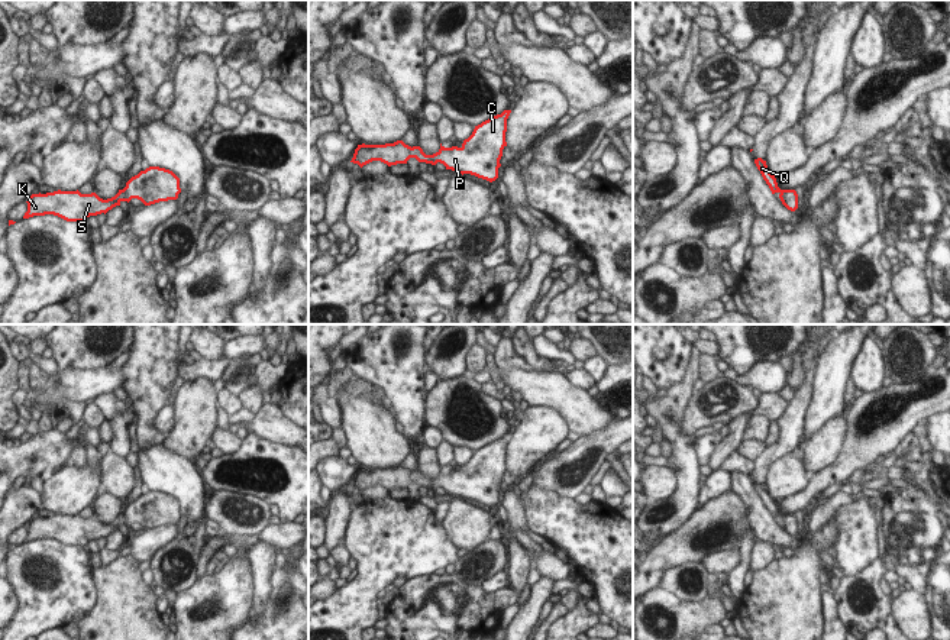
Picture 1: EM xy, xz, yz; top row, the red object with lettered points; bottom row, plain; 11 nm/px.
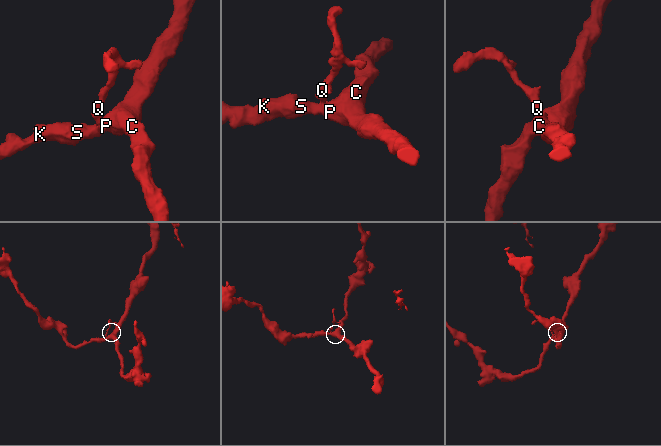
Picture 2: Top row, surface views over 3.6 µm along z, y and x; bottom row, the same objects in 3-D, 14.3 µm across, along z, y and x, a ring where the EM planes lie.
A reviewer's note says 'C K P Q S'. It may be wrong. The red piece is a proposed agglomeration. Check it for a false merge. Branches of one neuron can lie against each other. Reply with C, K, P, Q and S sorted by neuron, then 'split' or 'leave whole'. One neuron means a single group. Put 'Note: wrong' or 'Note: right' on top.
Note: wrong
groups C K P S / Q; split

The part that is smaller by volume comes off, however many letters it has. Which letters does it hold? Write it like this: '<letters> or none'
Q

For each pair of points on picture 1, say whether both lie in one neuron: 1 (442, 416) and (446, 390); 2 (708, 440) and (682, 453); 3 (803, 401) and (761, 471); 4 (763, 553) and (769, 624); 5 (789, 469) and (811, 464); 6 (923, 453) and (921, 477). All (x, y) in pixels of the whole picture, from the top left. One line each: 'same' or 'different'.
1: same
2: different
3: same
4: different
5: different
6: same

